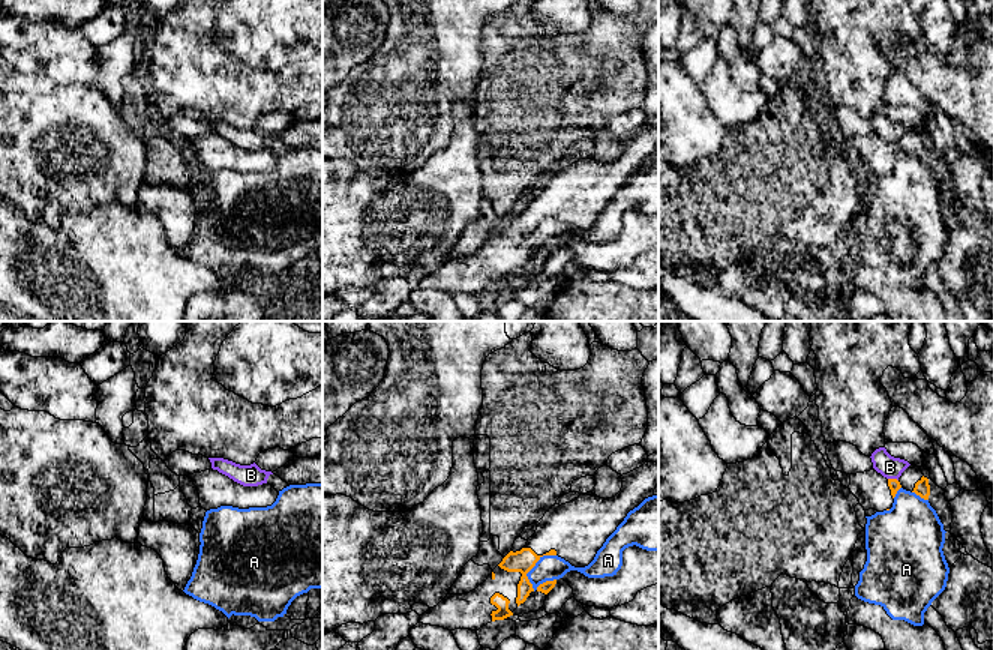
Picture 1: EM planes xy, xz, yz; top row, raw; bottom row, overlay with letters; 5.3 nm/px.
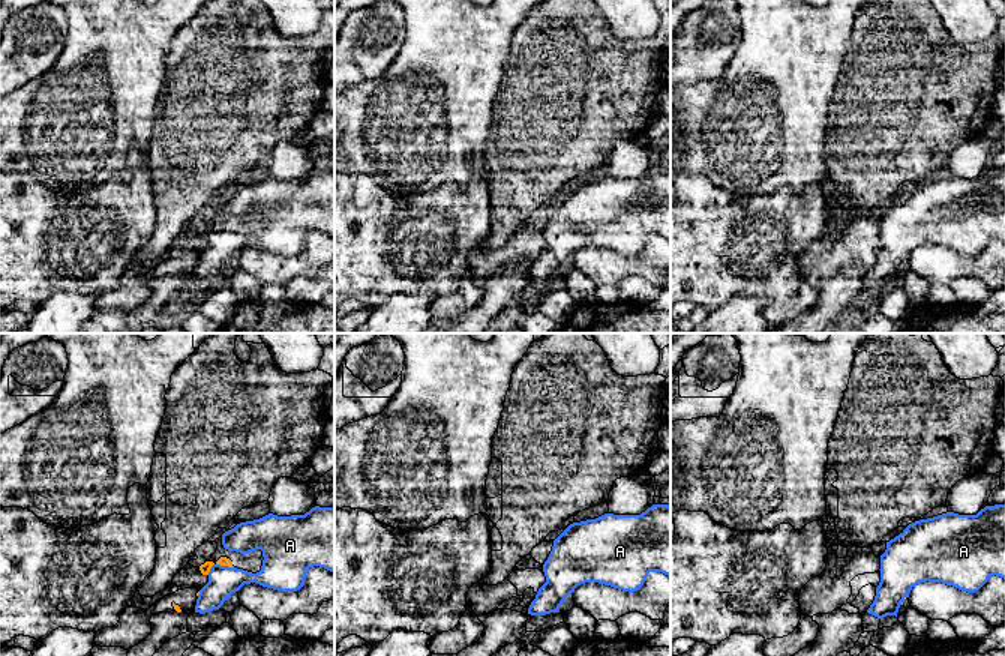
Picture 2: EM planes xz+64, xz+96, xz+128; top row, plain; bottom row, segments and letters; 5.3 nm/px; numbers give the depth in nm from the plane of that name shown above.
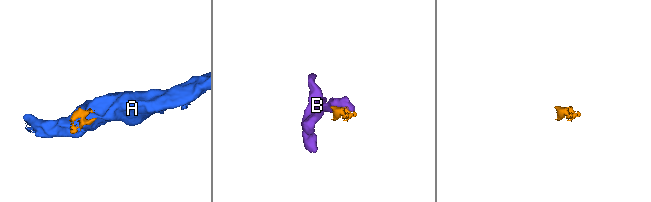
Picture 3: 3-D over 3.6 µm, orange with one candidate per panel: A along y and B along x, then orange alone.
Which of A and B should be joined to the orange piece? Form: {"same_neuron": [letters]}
{"same_neuron": []}

